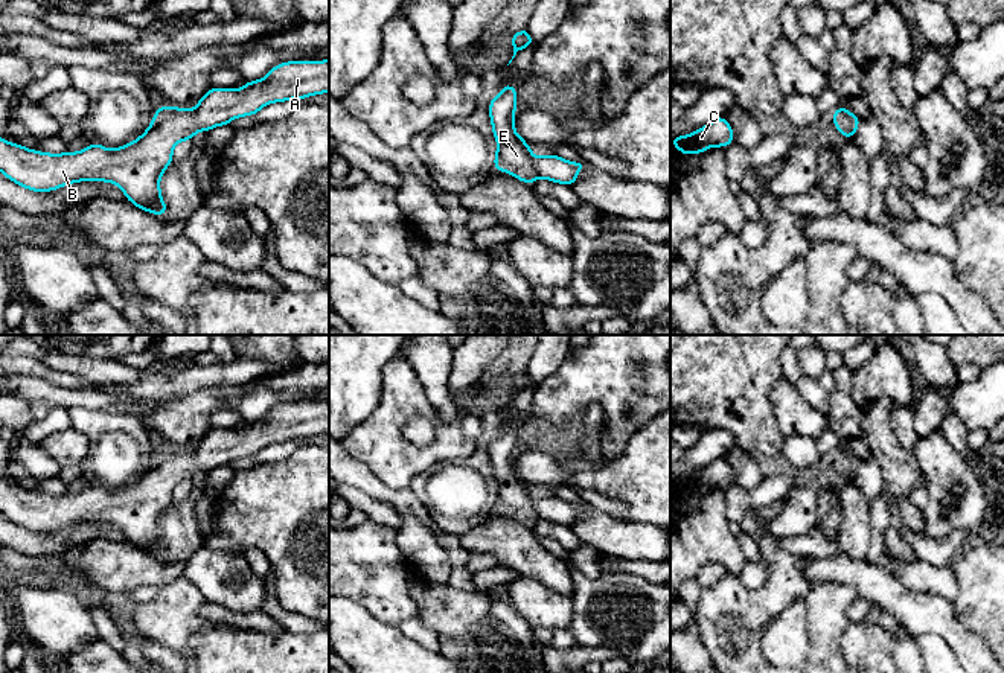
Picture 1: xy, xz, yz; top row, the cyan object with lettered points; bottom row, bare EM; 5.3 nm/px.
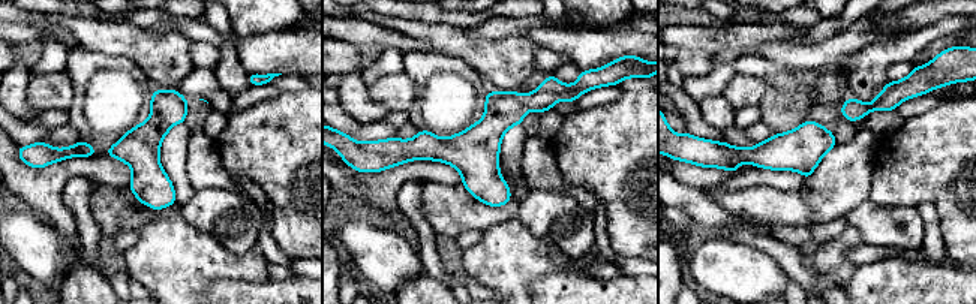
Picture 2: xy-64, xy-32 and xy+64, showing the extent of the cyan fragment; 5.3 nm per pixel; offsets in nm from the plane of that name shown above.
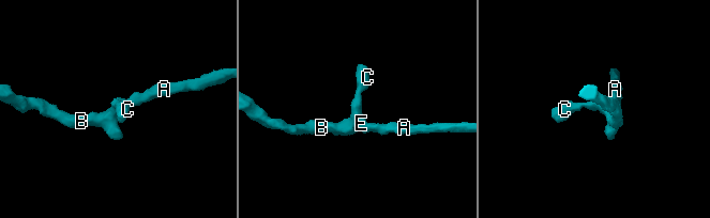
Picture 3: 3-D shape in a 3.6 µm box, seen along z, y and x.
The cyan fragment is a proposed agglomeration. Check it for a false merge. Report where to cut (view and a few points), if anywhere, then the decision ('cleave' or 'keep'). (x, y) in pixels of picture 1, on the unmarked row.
no cut; keep

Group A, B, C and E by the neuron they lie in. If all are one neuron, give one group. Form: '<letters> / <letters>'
A B C E

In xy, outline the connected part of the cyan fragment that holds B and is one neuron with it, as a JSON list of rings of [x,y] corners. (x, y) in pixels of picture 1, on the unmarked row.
[[[289,402],[282,403],[257,422],[245,423],[239,431],[212,429],[197,448],[187,449],[160,448],[152,457],[151,467],[136,481],[116,490],[91,484],[79,493],[46,495],[32,492],[17,484],[0,480],[0,513],[11,522],[35,533],[50,533],[76,522],[108,522],[119,527],[139,550],[148,554],[166,556],[166,545],[160,534],[160,518],[172,502],[174,487],[190,481],[198,472],[207,472],[242,457],[256,455],[271,443],[305,440],[329,432],[328,402]]]

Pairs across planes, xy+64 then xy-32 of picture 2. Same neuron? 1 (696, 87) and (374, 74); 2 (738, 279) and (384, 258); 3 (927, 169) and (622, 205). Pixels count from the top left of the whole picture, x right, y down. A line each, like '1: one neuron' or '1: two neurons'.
1: one neuron
2: one neuron
3: one neuron

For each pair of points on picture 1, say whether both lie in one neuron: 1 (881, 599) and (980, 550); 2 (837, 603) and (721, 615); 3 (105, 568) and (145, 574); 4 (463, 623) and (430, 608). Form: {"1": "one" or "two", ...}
{"1": "two", "2": "one", "3": "one", "4": "one"}

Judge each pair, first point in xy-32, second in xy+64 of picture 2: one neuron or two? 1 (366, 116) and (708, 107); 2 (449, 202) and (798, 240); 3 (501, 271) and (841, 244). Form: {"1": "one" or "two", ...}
{"1": "one", "2": "two", "3": "one"}

